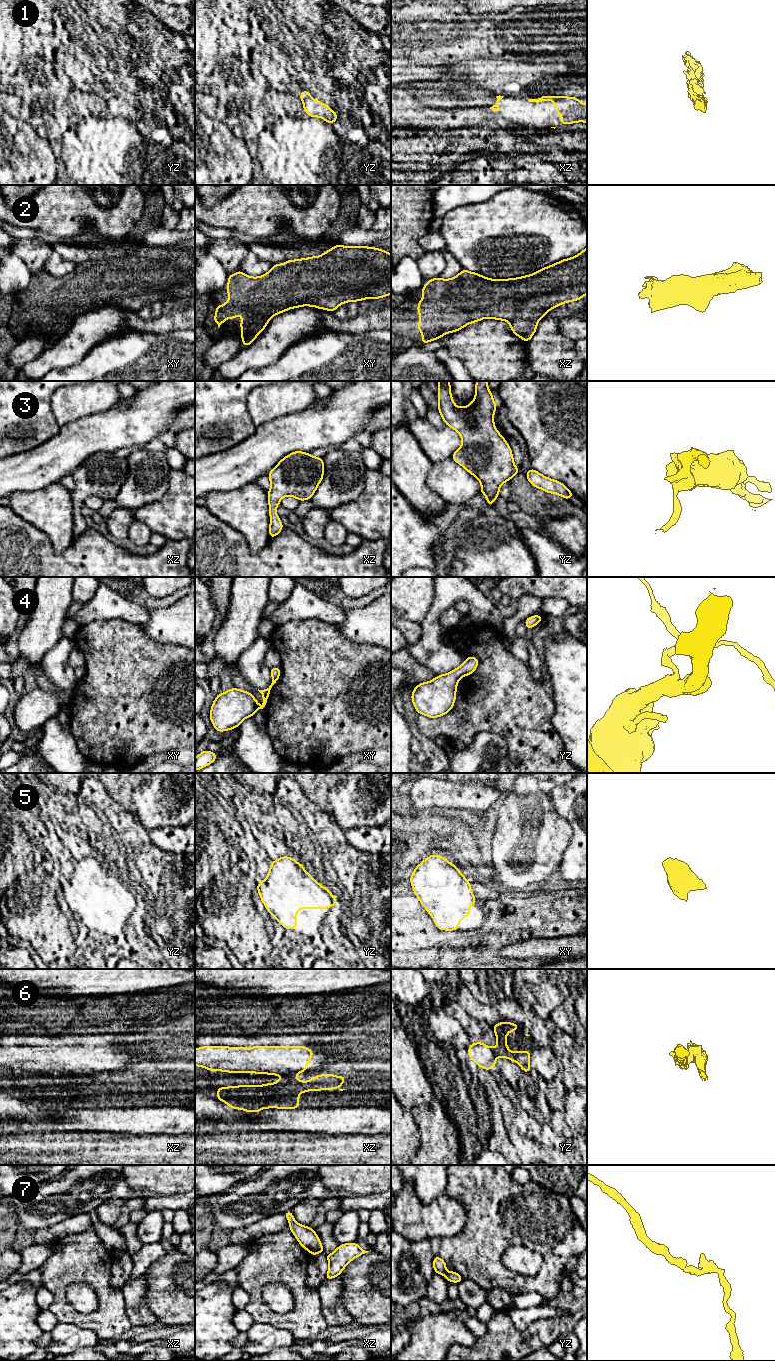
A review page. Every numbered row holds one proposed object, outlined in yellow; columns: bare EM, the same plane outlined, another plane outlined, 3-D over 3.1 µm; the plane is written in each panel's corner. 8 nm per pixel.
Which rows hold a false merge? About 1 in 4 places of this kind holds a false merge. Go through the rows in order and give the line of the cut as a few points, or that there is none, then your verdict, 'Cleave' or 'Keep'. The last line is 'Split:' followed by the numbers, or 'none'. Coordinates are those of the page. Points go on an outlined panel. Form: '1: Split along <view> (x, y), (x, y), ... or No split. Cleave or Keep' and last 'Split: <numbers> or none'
1: No split. Keep
2: No split. Keep
3: No split. Keep
4: No split. Keep
5: No split. Keep
6: Split along xz (295, 1072), (286, 1076). Cleave
7: No split. Keep
Split: 6

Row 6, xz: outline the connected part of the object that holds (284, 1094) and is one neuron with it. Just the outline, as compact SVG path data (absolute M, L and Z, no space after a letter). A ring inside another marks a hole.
M296 1073L287 1075L284 1079L279 1079L276 1083L268 1083L265 1085L240 1085L230 1087L217 1088L217 1098L220 1101L225 1102L229 1107L233 1109L241 1109L246 1112L259 1112L266 1109L271 1109L274 1106L277 1109L297 1109L299 1108L299 1094L307 1091L320 1091L324 1089L332 1090L338 1089L343 1082L347 1079L345 1076L335 1076L330 1073L314 1076L310 1081L298 1081Z

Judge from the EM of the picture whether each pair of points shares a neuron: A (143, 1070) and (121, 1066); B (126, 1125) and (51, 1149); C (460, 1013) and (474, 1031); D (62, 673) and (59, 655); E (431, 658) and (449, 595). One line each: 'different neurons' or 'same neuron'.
A: different neurons
B: different neurons
C: same neuron
D: same neuron
E: same neuron

